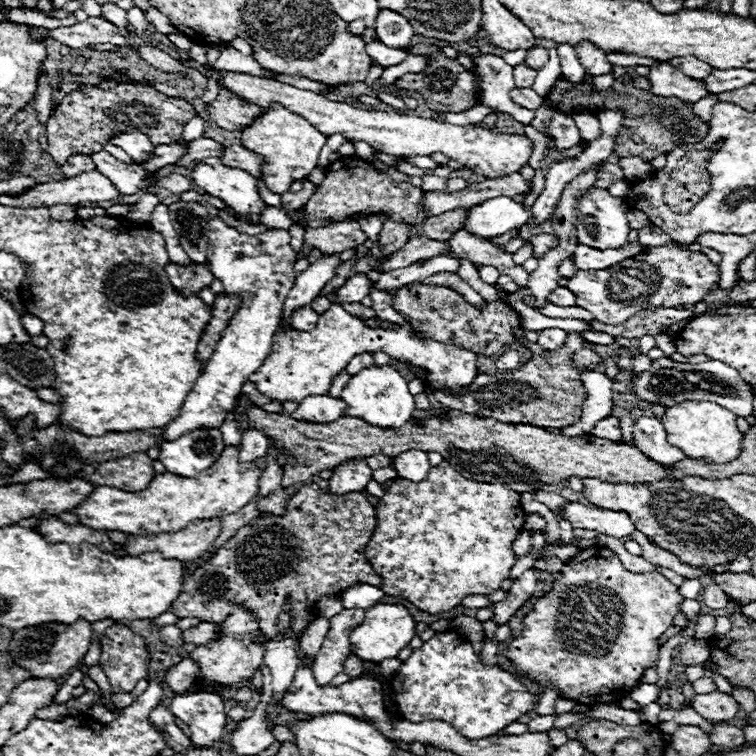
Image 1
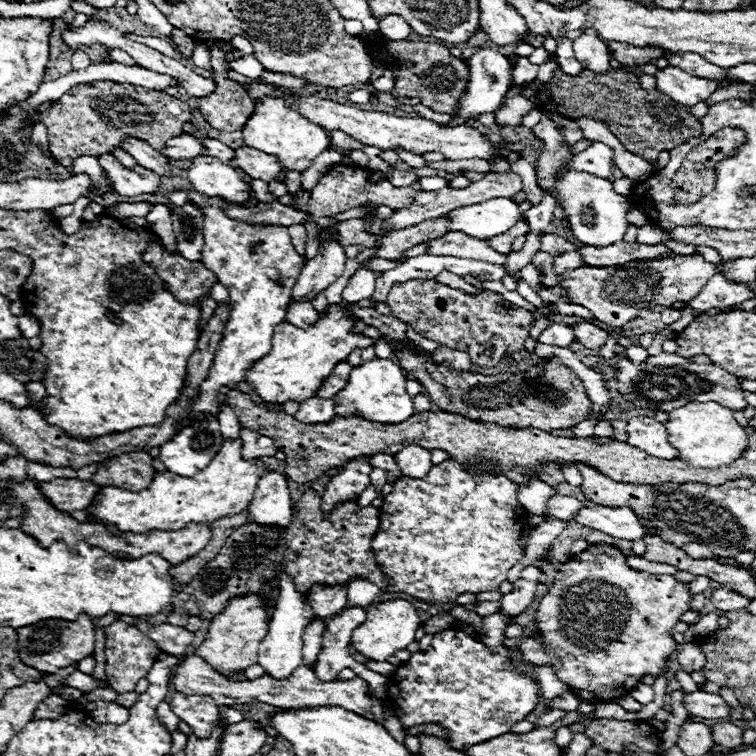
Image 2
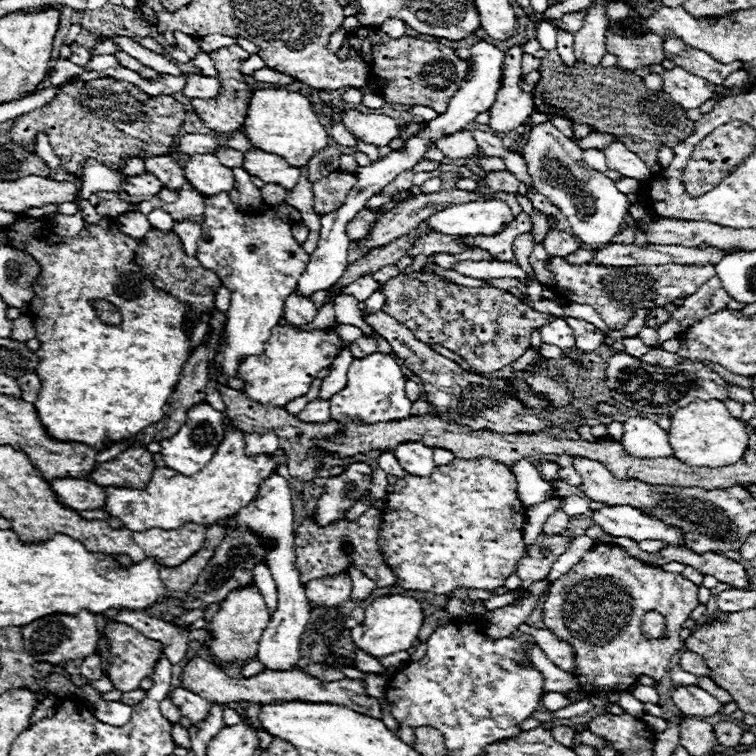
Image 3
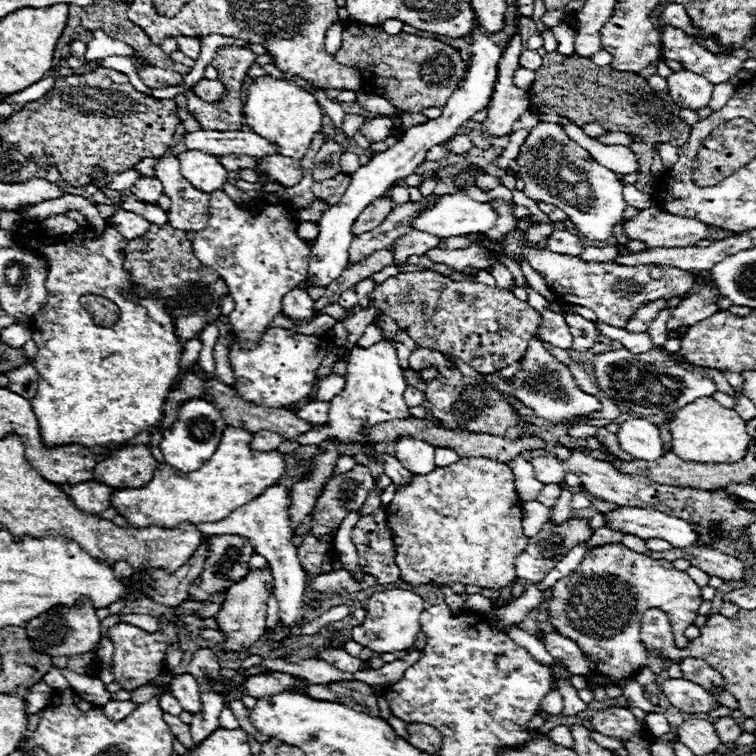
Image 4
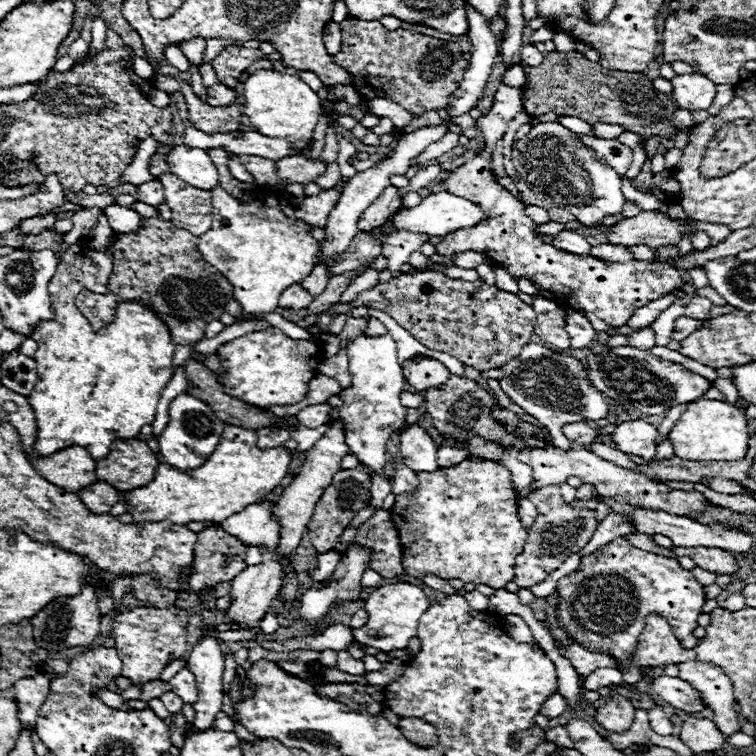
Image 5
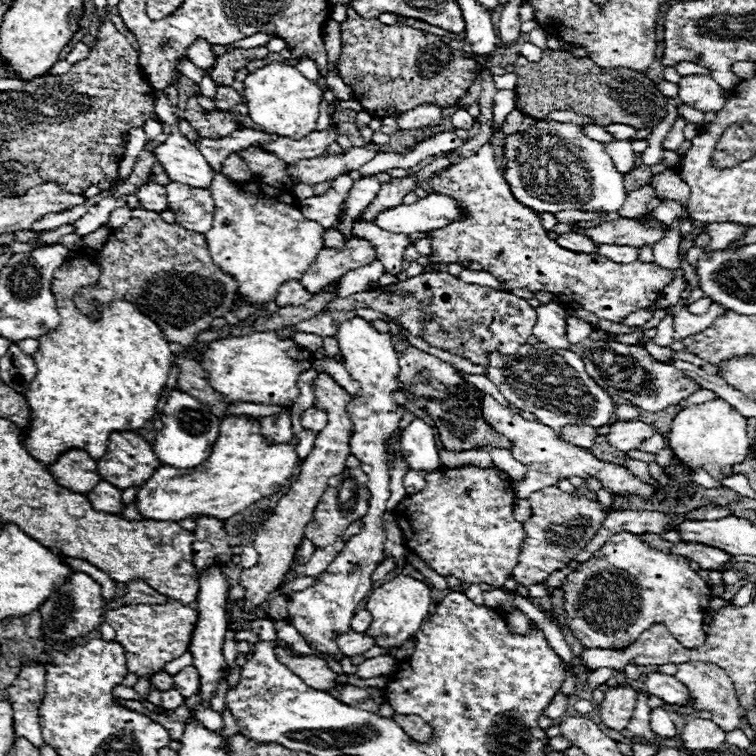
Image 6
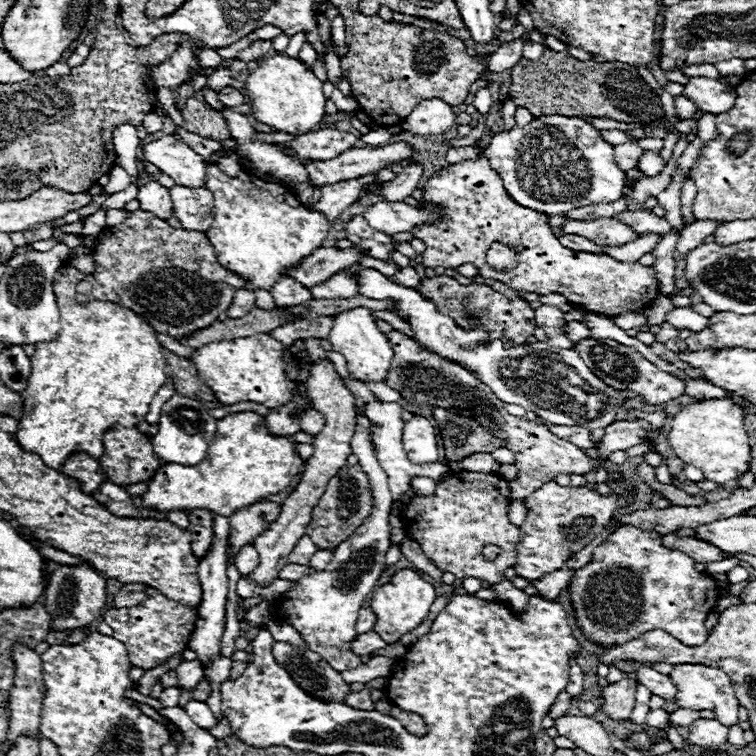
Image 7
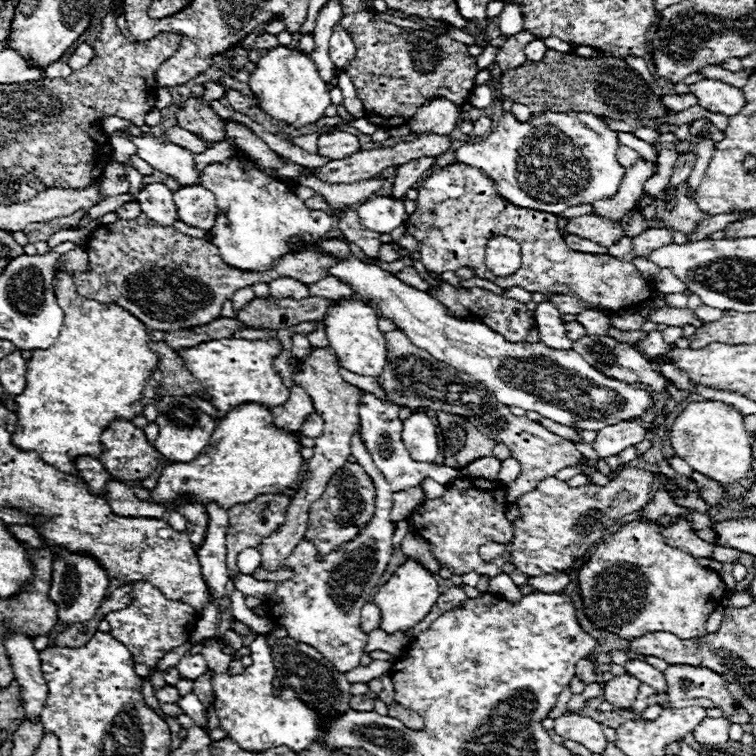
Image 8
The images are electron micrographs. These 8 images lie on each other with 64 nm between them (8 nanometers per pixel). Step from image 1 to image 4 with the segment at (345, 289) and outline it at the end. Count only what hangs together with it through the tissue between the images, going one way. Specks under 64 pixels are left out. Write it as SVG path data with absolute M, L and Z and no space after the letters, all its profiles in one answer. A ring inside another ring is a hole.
M372 278L360 280L360 282L354 286L354 290L356 290L356 294L358 294L358 303L362 308L368 307L368 298L370 298L370 294L372 294L374 288L376 288L376 282L374 282Z

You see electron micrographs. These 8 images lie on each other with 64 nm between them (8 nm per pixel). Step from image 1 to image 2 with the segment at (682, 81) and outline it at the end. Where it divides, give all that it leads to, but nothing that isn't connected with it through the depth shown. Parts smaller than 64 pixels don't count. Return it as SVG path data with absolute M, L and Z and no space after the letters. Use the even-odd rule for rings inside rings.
M674 66L660 68L654 74L654 78L656 78L658 92L664 92L666 96L672 96L672 100L676 100L680 104L688 104L688 106L708 100L714 90L733 84L729 82L718 84L712 80L706 80L706 78L696 78Z

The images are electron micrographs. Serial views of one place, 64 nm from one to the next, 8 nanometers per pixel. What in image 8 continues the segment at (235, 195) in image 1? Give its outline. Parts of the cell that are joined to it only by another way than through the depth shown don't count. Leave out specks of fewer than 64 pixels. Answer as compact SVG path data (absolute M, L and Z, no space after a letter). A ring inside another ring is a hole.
M136 136L132 138L138 156L146 160L152 168L176 178L182 186L194 186L200 182L200 174L196 170L194 154L178 144L166 142L162 138L148 138L148 136Z

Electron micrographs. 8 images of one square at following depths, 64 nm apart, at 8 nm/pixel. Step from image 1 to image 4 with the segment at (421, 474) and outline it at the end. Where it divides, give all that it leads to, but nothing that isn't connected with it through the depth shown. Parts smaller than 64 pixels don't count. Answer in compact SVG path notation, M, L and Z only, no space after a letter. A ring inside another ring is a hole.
M400 438L396 442L396 458L408 468L412 474L428 474L436 468L434 464L434 448L422 440Z

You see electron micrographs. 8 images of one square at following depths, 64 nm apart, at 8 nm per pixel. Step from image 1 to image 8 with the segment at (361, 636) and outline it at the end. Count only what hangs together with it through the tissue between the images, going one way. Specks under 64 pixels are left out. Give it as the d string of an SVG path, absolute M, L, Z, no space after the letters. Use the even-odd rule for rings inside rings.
M406 560L402 566L396 568L396 572L392 574L392 578L378 588L376 596L372 598L372 602L380 608L380 630L384 630L386 634L396 634L396 632L404 632L412 626L416 626L434 606L436 598L438 598L438 584L434 580L434 576L420 566L414 560Z

